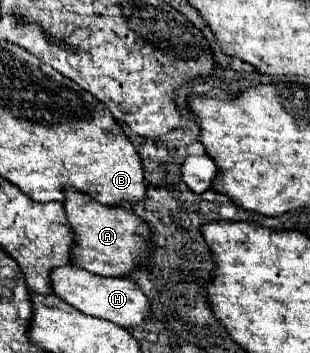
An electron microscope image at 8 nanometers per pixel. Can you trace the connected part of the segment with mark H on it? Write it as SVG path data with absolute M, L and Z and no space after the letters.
M70 264L52 270L52 288L56 296L72 304L76 310L88 316L110 320L122 328L136 328L150 320L150 300L146 300L146 294L140 292L138 284L134 284L130 278L102 278Z

